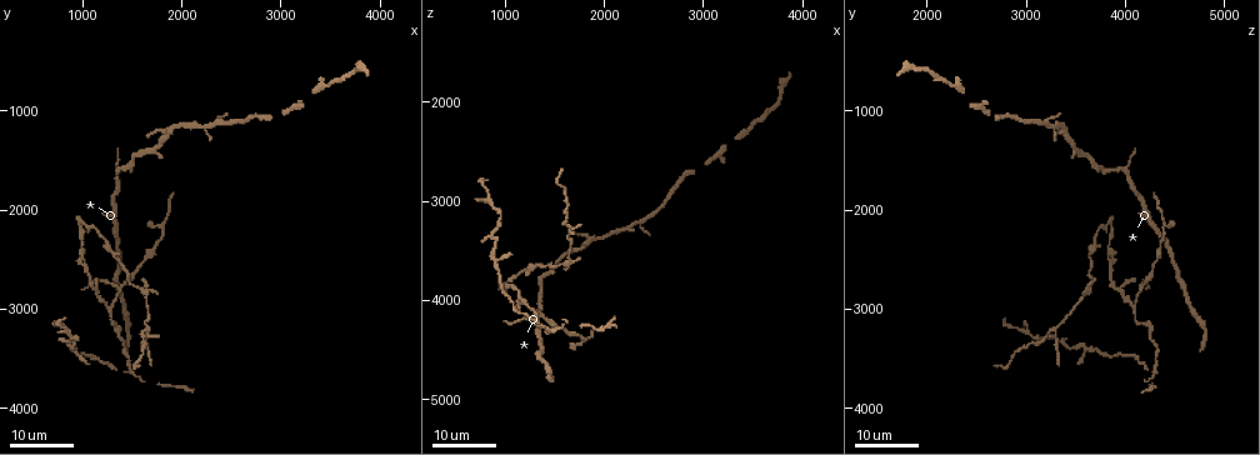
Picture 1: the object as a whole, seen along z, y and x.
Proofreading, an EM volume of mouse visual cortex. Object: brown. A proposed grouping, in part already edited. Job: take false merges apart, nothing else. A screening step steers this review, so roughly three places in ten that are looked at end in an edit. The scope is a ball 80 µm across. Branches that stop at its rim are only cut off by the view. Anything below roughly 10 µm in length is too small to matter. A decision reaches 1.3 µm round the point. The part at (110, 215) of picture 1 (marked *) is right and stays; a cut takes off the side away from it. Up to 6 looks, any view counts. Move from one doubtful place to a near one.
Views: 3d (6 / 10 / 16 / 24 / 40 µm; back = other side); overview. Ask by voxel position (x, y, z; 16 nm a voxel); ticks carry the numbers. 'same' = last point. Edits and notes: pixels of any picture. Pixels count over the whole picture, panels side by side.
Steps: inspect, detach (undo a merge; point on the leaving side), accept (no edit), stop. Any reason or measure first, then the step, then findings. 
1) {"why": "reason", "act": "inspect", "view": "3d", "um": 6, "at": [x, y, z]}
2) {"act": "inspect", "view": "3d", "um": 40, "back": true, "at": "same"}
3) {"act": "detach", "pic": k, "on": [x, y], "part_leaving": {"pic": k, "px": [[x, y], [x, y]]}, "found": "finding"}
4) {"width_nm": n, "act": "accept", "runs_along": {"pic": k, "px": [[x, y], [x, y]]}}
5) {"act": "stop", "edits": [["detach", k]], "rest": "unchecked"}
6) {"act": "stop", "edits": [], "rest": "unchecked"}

{"why": "narrows sharply", "act": "inspect", "view": "3d", "um": 16, "at": [960, 2160, 3880]}

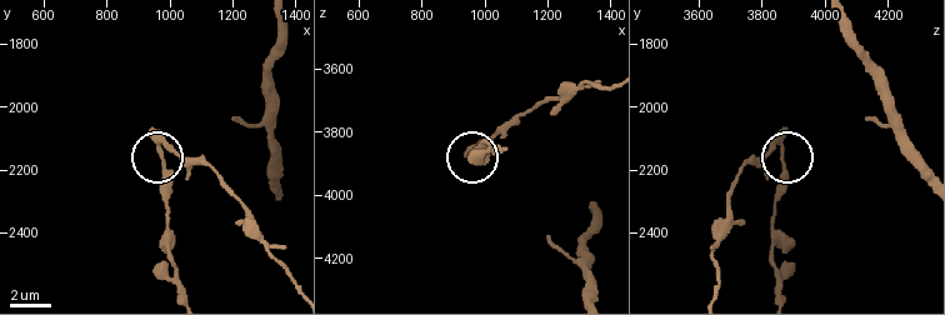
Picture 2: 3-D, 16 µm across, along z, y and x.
{"why": "zoom in", "act": "inspect", "view": "3d", "um": 10, "at": [970, 2160, 3870]}

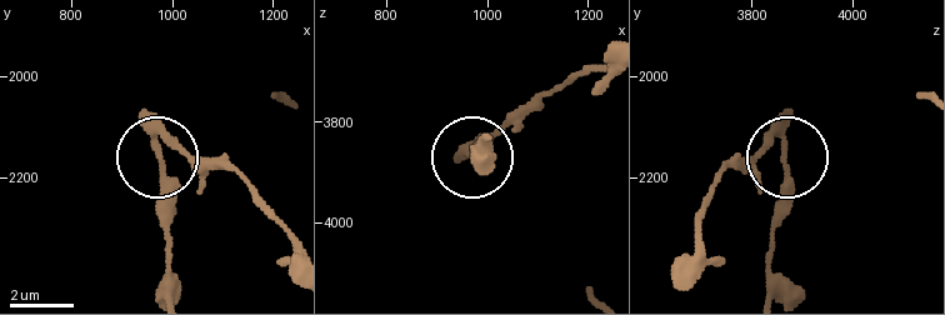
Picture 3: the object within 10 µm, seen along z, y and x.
{"act": "detach", "pic": 3, "on": [188, 158], "part_leaving": {"pic": 3, "px": [[160, 135], [230, 168], [293, 248]]}, "found": "two neurons meet here"}

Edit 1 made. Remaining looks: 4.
{"why": "see it whole again", "act": "inspect", "view": "overview"}

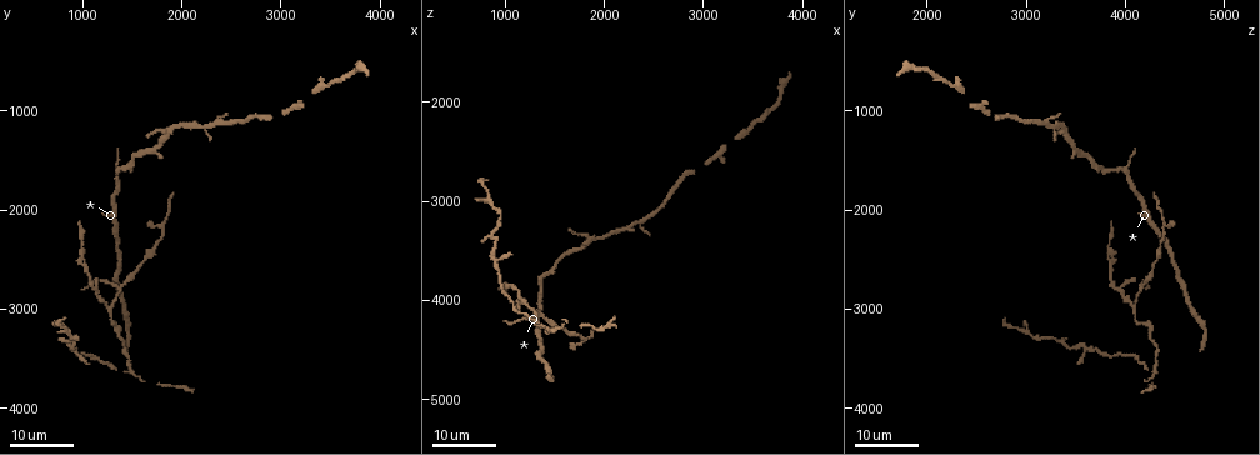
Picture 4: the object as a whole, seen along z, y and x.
{"why": "three-way junction", "act": "inspect", "view": "3d", "um": 16, "at": [1000, 2500, 3820]}

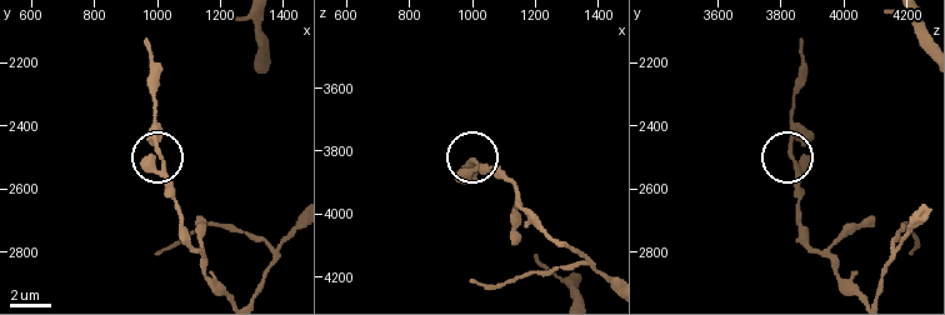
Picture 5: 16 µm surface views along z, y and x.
{"act": "inspect", "view": "3d", "um": 6, "at": [1010, 2500, 3840]}

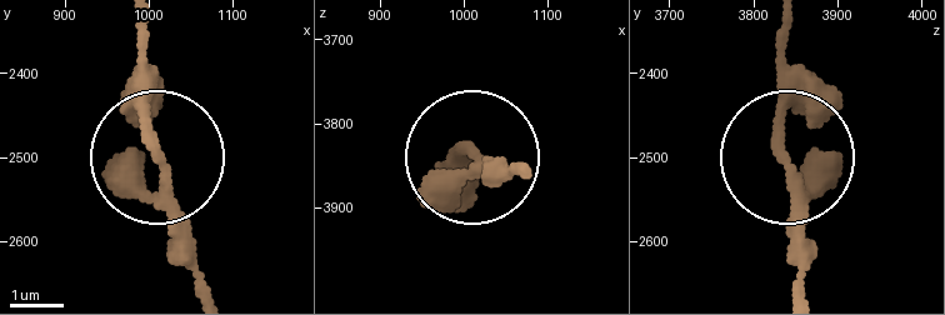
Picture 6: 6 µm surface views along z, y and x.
{"arms": 3, "act": "accept", "found": "continuous, no second neuron"}

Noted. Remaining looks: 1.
{"act": "stop", "edits": [["detach", 3]], "rest": "unchecked"}

